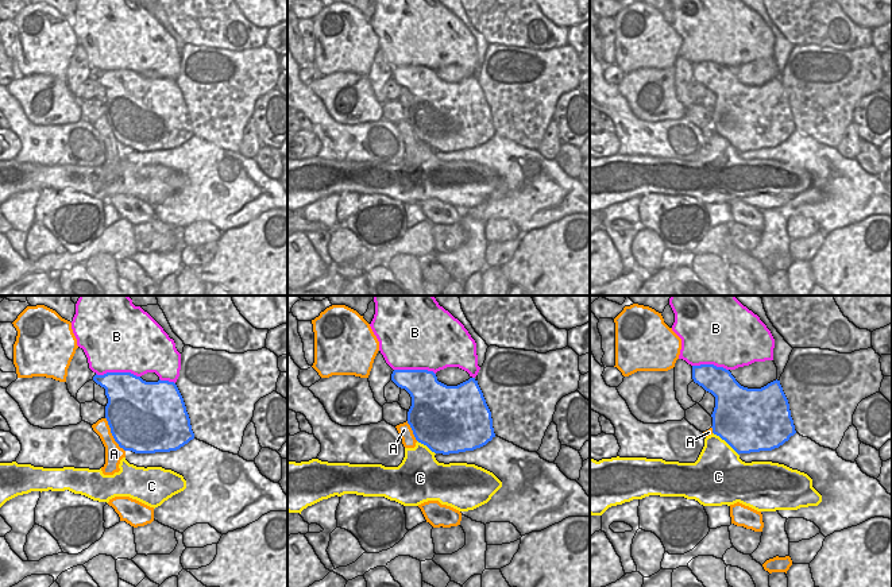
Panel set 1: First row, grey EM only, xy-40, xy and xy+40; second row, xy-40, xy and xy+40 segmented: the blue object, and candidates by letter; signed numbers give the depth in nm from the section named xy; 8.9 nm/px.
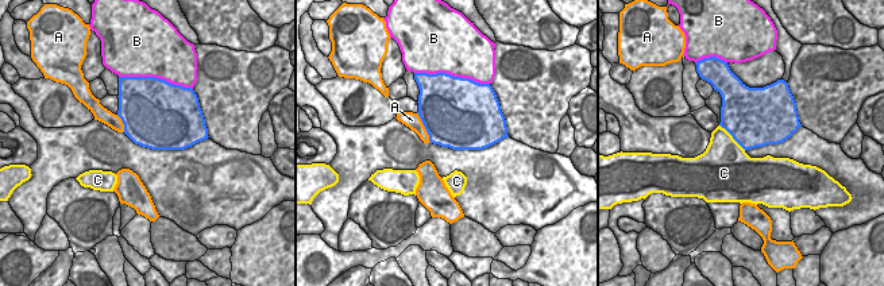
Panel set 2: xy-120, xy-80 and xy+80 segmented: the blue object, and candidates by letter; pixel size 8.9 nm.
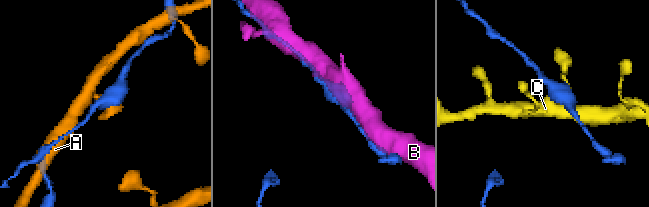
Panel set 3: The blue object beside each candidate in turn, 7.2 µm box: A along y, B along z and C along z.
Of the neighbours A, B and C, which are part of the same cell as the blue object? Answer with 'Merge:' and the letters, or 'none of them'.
Merge: none of them

